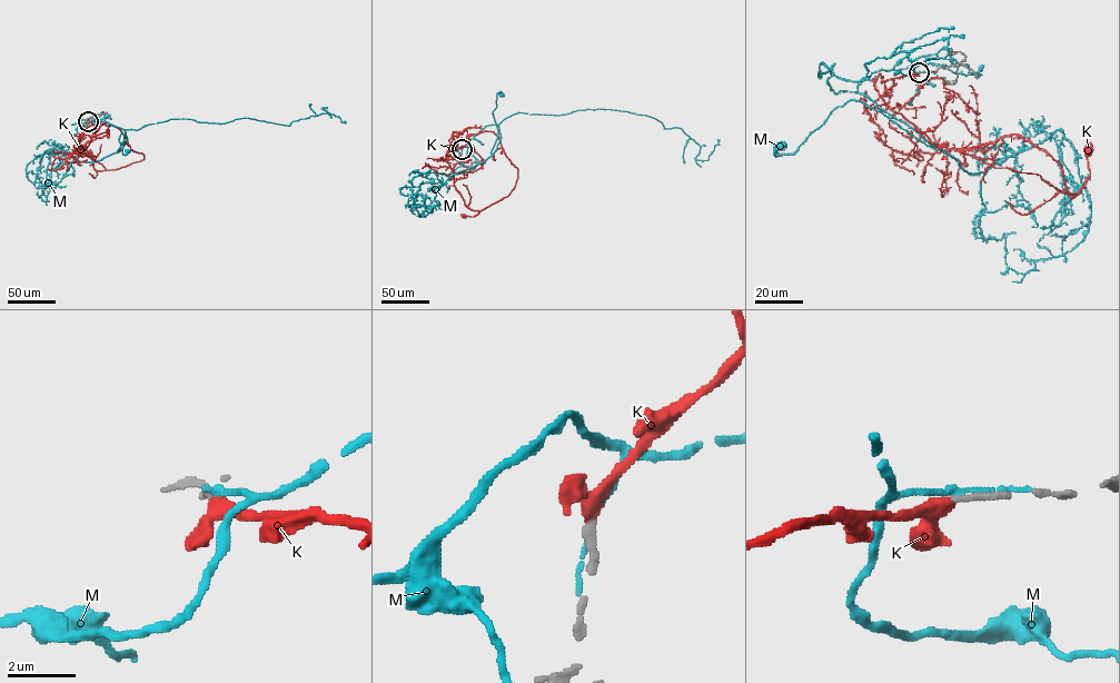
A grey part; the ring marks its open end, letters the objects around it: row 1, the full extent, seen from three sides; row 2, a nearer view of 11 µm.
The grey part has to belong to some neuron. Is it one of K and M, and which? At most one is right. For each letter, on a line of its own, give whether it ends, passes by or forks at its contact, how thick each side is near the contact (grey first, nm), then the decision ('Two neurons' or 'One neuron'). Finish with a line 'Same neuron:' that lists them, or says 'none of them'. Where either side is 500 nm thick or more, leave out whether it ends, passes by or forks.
K: It passes by. Thickness 240 nm (grey) against 320 nm. One neuron
M: It passes by. Thickness 280 nm (grey) against 130 nm. Two neurons
Same neuron: K

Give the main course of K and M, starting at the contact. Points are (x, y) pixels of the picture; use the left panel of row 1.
K: (88, 121), (93, 127), (88, 145), (71, 154), (81, 146), (93, 168), (105, 170), (89, 152)
M: (88, 121), (105, 120), (124, 129), (127, 139), (117, 151), (124, 141), (121, 132), (122, 154), (128, 151)

